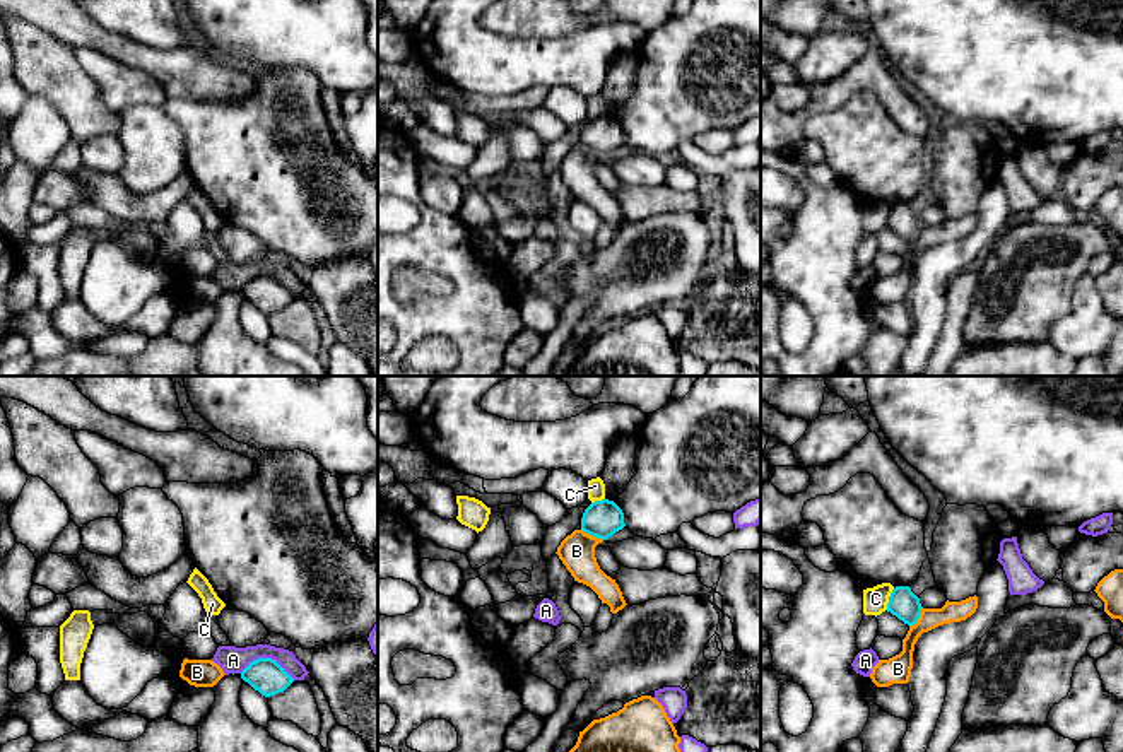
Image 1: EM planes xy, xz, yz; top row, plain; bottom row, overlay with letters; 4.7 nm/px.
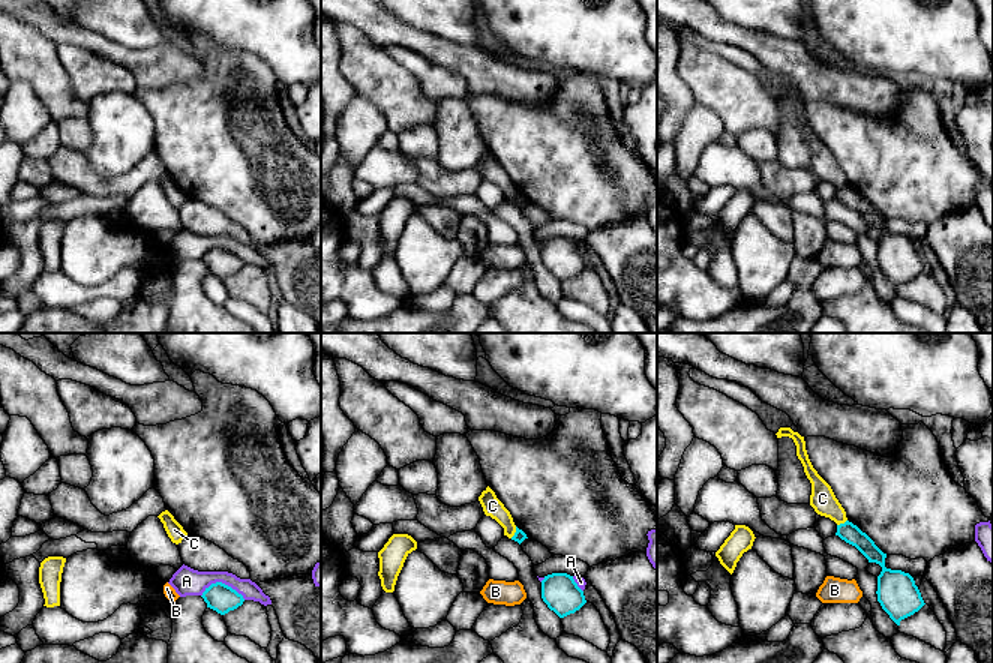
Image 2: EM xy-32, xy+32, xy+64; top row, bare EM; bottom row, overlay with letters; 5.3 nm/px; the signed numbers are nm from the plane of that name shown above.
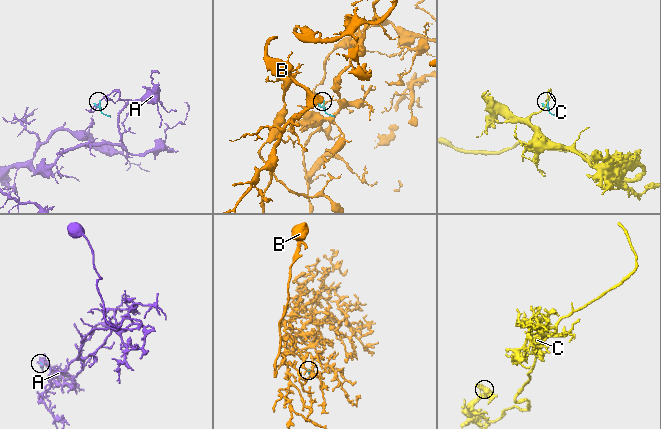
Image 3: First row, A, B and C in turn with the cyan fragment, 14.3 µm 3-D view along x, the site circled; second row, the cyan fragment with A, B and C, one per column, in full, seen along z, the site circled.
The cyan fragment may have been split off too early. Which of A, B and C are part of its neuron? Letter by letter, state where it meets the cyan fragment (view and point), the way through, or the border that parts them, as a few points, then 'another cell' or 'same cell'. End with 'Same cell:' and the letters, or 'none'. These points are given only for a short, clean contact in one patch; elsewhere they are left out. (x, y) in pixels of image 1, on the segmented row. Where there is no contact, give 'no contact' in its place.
A: xy (267, 658) | along xy (240, 672), (258, 658), (274, 658), (294, 679) | another cell
B: xz (592, 535) | along xz (582, 528), (602, 540) | another cell
C: yz (889, 599) | along yz (894, 588), (886, 609) | another cell
Same cell: none

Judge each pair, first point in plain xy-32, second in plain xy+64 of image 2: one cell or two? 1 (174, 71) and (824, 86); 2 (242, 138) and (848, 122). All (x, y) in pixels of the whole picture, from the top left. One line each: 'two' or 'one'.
1: one
2: one

